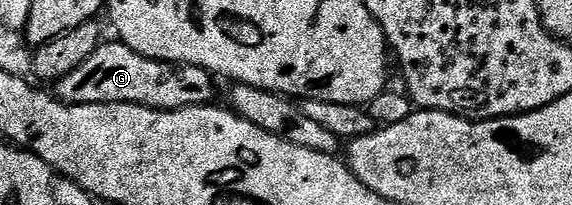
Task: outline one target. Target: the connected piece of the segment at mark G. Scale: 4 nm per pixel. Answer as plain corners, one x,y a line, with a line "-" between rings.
120,39
106,40
71,75
63,75
55,83
56,97
66,105
142,105
148,109
186,109
196,105
208,105
213,98
214,78
203,67
183,65
172,61
156,61
144,57

